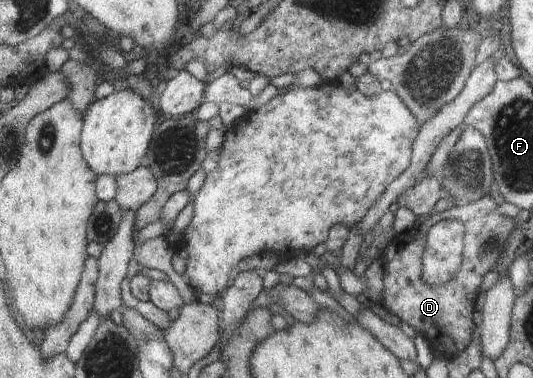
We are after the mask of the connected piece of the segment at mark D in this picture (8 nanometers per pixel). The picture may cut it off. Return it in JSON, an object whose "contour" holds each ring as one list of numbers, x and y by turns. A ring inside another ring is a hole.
{"contour":[[485,194,481,199,468,204,457,203,451,209,425,219,421,225,414,225,411,229,401,232,389,241,380,258,384,269,380,302,395,313,400,321,405,321,407,325,411,325,417,335,421,334,426,337,433,345,435,353,441,357,456,357,471,343,474,327,473,313,479,308,481,302,480,283,488,271,499,270,497,263,503,250,505,250,507,237,513,231,514,224,513,219,499,213,497,207,498,205,495,204,490,194],[441,220,459,220,464,225,464,248,459,271,445,285,434,286,426,284,422,279,422,255,426,248,427,226,436,224]]}

